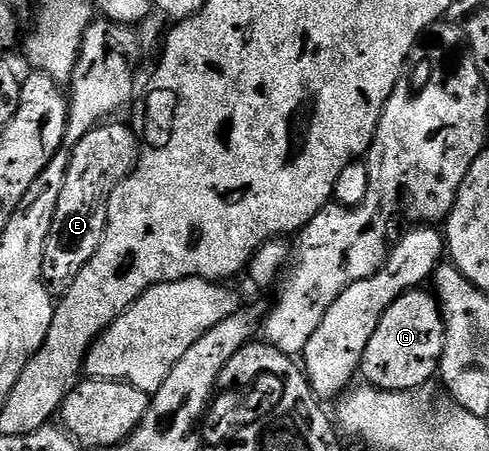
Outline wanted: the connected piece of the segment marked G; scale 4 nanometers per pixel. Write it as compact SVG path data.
M429 290L405 292L383 314L371 342L361 359L360 375L365 375L365 384L379 388L383 392L411 392L426 387L429 379L438 375L445 345L445 319L441 317L441 306L437 297Z

